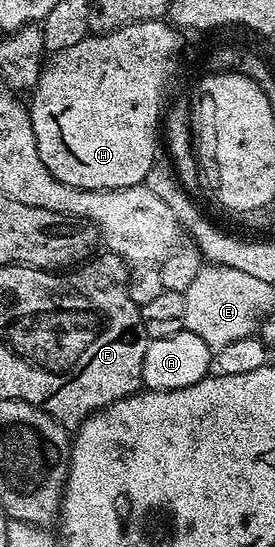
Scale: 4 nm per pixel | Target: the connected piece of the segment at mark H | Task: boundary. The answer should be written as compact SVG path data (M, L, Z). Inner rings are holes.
M166 20L158 21L132 21L129 25L123 25L119 29L112 29L109 33L97 33L88 35L81 39L81 43L76 43L74 47L69 47L65 51L54 54L44 64L39 72L39 78L35 88L30 90L29 112L31 115L31 126L33 135L37 139L37 151L41 155L41 163L49 167L49 171L61 183L69 187L81 187L82 189L120 189L121 187L133 187L142 185L147 180L149 171L155 166L157 154L155 154L155 144L161 141L161 114L164 112L163 92L167 89L167 84L171 81L171 76L175 73L175 68L179 65L179 56L183 53L183 37L176 26Z

